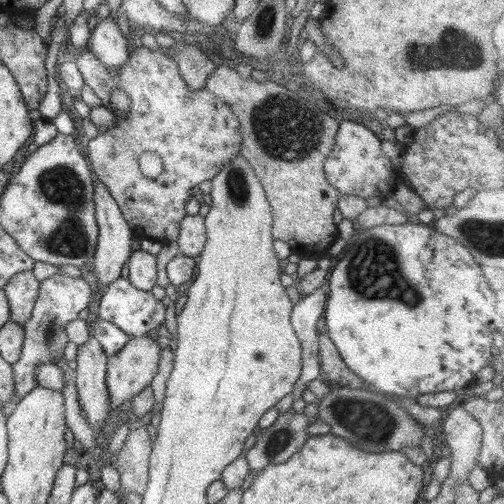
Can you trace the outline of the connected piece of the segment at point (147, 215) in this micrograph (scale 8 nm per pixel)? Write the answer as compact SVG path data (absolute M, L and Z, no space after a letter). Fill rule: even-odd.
M146 46L132 49L129 59L118 73L107 70L101 60L92 51L81 52L76 58L79 72L102 104L108 106L110 93L121 89L130 98L131 111L128 118L117 116L114 126L101 129L95 138L88 139L88 154L93 174L106 186L112 198L116 200L123 218L128 222L135 238L154 239L161 242L177 241L182 218L187 216L186 201L192 196L191 188L198 186L204 180L214 178L222 166L228 164L241 150L240 124L232 110L214 94L204 89L191 92L180 77L177 62L160 51L150 50ZM142 152L156 152L163 160L163 170L160 176L148 178L140 172L138 157Z

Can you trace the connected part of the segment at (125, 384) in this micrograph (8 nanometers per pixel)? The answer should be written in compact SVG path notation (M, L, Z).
M149 335L130 338L118 353L107 357L106 385L110 393L110 408L114 409L134 399L138 391L151 385L156 376L161 355L160 345Z

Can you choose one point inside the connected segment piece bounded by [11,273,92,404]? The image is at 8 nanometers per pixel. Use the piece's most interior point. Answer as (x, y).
(61, 297)

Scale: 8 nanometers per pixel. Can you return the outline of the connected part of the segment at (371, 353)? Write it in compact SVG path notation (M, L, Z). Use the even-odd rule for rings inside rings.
M396 224L379 225L363 230L359 233L356 242L346 250L342 260L332 268L332 274L328 278L328 292L324 318L326 318L326 332L334 342L342 360L346 366L369 383L373 390L385 393L387 396L396 394L402 398L416 398L422 394L432 394L436 392L457 392L462 388L476 381L476 374L487 365L492 364L493 345L496 336L494 335L494 292L490 290L486 278L482 276L480 266L472 260L472 254L464 248L461 242L455 238L440 232L438 229L430 228L428 225L419 224Z

